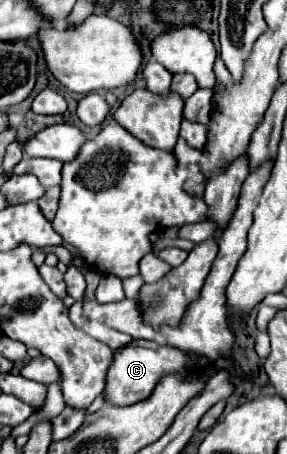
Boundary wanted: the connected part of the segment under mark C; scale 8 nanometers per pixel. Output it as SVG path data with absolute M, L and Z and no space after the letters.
M133 340L129 346L119 348L115 352L111 368L107 370L105 390L103 390L107 392L107 402L113 406L131 406L139 400L145 400L159 382L159 376L165 376L175 370L183 370L191 362L193 362L191 356L185 356L177 348L159 346L153 340Z

